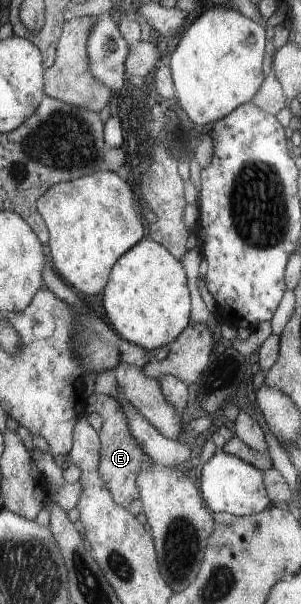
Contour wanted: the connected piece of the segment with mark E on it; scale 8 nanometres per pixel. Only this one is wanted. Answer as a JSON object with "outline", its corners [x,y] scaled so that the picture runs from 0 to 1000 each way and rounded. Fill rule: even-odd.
{"outline":[[[326,652],[296,654],[282,661],[279,685],[292,687],[302,682],[322,682],[342,697],[336,712],[326,715],[332,757],[322,781],[359,808],[375,831],[415,843],[439,828],[458,825],[458,808],[452,803],[455,783],[482,776],[498,768],[502,762],[468,745],[455,732],[445,730],[405,675],[385,667],[375,657]]]}

